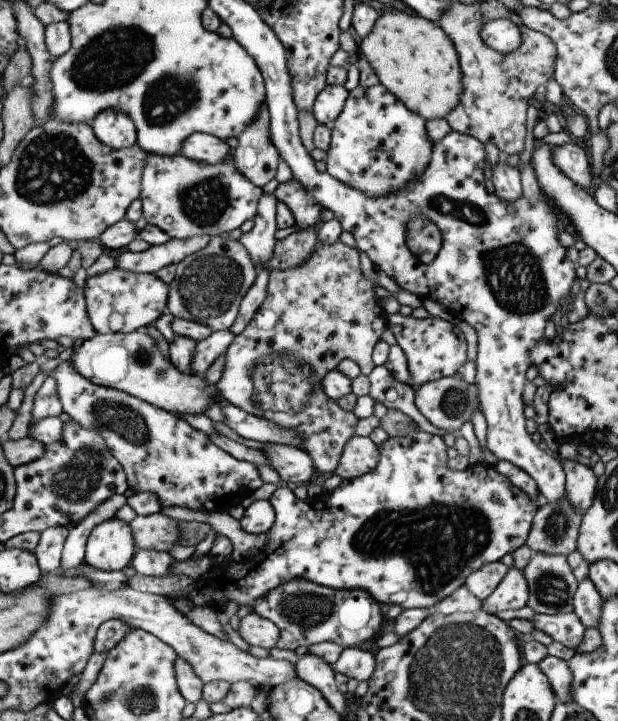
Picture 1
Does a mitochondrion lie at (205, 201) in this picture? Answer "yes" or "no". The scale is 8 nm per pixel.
yes

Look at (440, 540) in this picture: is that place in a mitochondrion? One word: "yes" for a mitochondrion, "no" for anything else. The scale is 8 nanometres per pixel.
yes

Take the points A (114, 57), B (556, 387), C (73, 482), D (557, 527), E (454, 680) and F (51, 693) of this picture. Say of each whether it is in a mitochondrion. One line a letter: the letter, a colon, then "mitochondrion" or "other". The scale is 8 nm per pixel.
A: mitochondrion
B: other
C: mitochondrion
D: mitochondrion
E: mitochondrion
F: other

